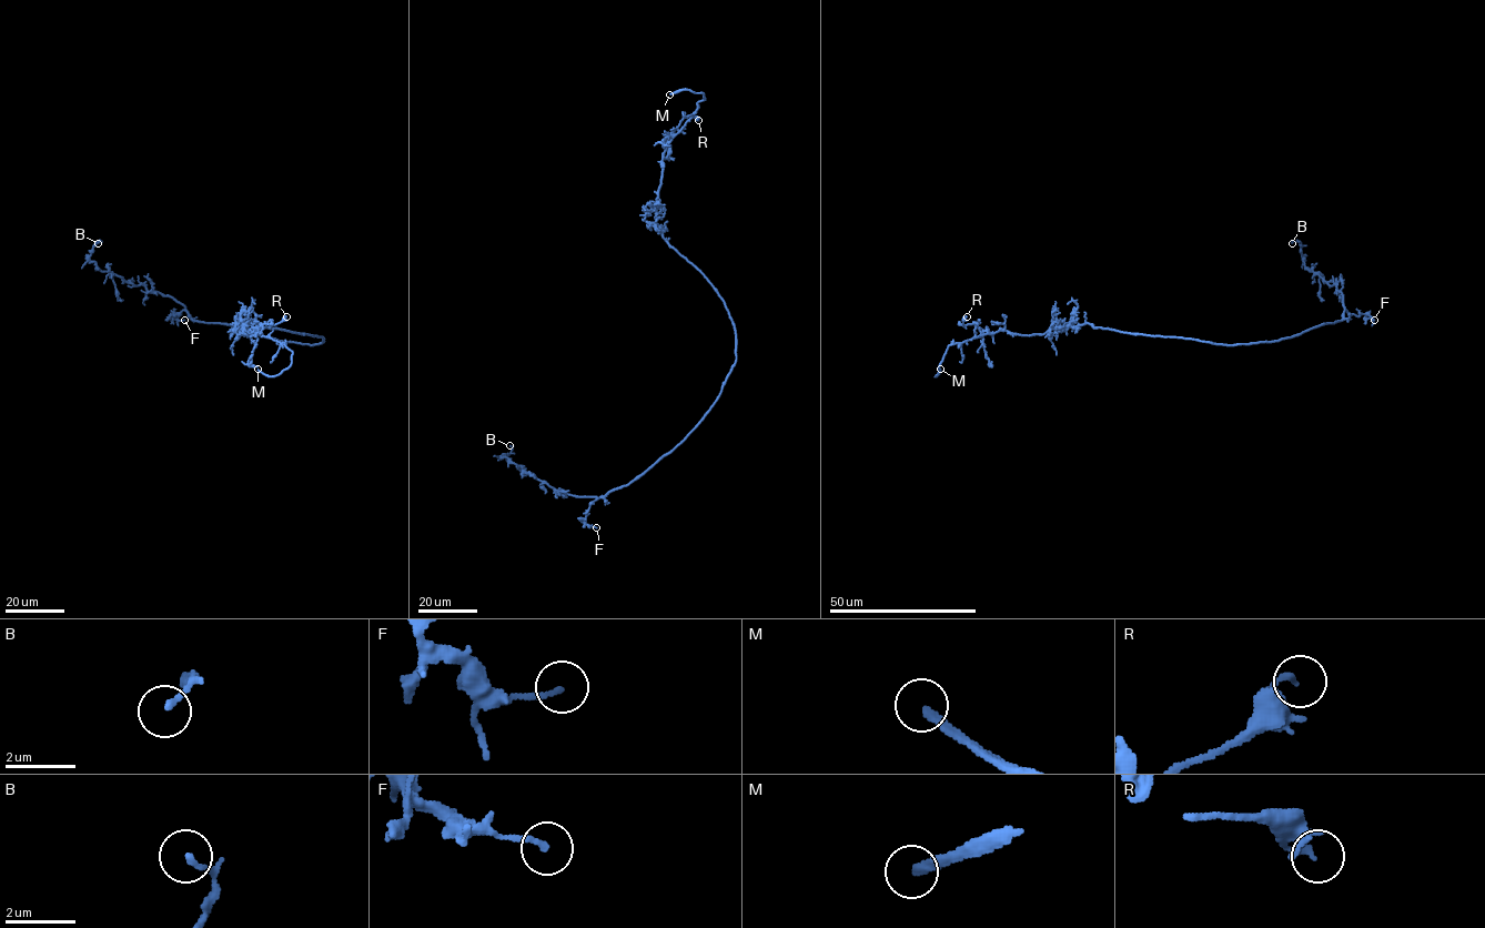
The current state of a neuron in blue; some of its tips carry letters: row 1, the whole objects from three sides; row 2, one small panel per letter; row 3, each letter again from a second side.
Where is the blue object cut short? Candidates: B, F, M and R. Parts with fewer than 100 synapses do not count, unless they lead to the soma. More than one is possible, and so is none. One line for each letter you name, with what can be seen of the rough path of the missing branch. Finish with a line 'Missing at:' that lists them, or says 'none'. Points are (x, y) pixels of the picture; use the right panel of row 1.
M: course (940, 369), (930, 348), (926, 346)
Missing at: M

